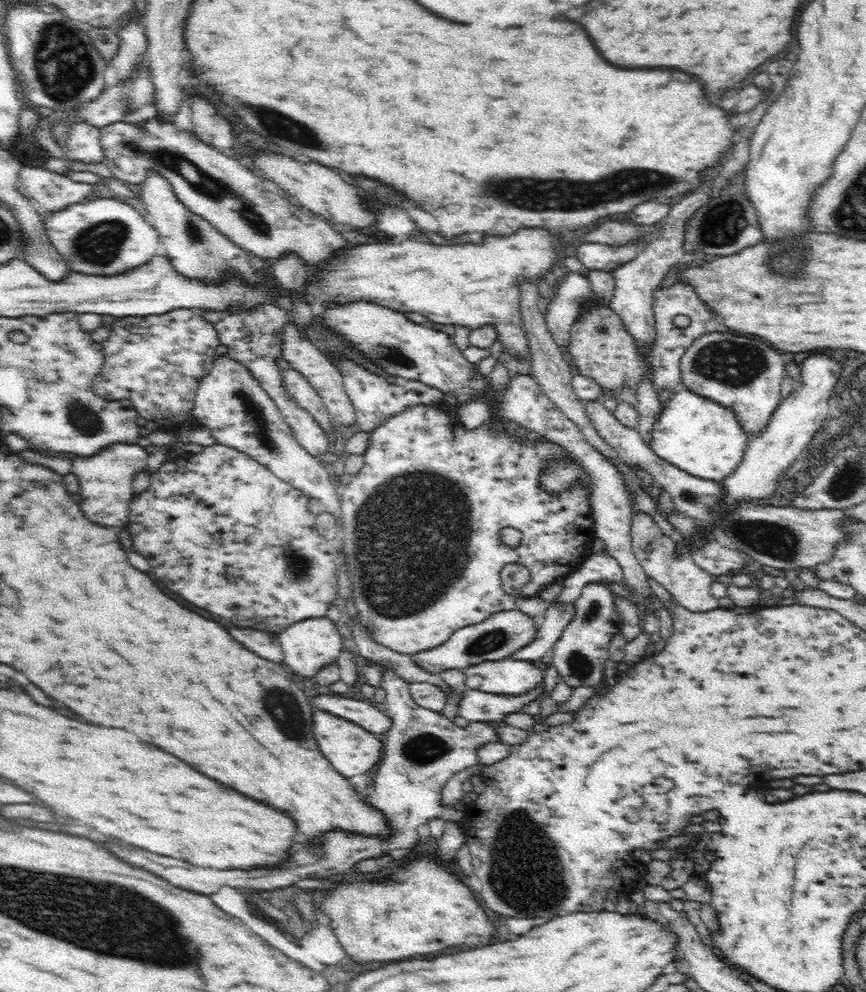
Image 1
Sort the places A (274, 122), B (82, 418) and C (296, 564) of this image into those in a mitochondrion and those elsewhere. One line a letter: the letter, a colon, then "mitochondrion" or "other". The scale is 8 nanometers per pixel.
A: mitochondrion
B: mitochondrion
C: mitochondrion

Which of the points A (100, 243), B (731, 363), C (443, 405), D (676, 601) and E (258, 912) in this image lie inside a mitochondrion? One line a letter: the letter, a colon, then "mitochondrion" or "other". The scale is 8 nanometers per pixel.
A: mitochondrion
B: mitochondrion
C: other
D: other
E: other

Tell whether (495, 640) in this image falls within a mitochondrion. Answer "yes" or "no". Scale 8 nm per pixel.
yes

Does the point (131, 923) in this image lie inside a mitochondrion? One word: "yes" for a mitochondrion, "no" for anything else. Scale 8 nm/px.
yes

